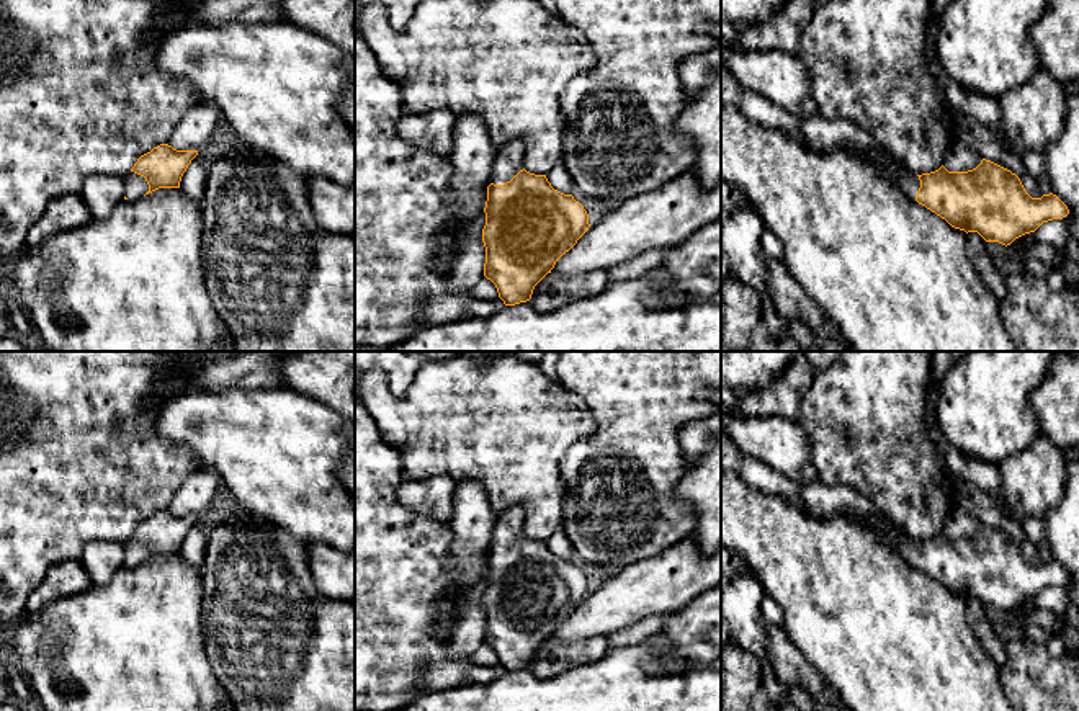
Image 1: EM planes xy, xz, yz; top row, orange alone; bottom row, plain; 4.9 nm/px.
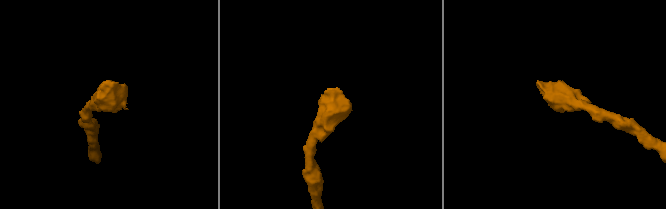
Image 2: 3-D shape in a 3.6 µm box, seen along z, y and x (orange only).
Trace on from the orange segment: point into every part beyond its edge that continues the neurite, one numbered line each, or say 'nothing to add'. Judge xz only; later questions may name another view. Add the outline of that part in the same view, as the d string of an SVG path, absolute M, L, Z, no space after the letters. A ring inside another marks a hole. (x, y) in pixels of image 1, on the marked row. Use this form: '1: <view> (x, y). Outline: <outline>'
1: xz (509, 160). Outline: M512 141L497 152L490 183L504 185L520 170L523 170L523 145L520 141Z

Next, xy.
1: xy (136, 187). Outline: M129 172L124 177L124 196L129 201L141 199L147 191L149 191L149 185L144 177L141 177L134 172Z

